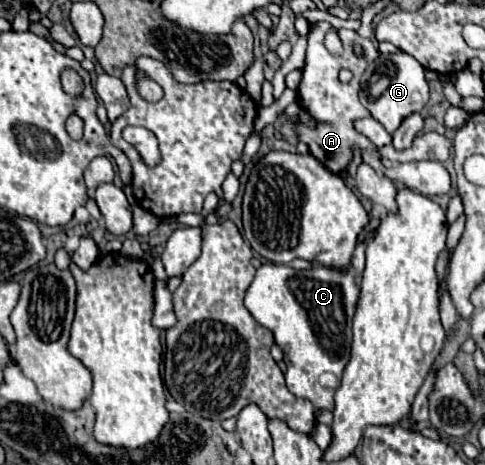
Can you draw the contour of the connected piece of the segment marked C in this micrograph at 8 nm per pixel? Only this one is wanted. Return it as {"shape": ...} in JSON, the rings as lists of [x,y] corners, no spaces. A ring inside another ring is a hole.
{"shape":[[[265,263],[257,269],[255,279],[251,287],[247,289],[245,307],[263,327],[267,327],[273,333],[275,343],[285,353],[285,361],[289,365],[285,373],[287,389],[297,397],[309,399],[317,411],[333,409],[333,393],[341,383],[345,365],[349,363],[351,321],[355,313],[355,303],[357,303],[357,285],[353,283],[351,269],[345,273],[335,271],[335,269],[325,269],[325,267],[297,271],[297,269],[291,269],[289,265]]]}

